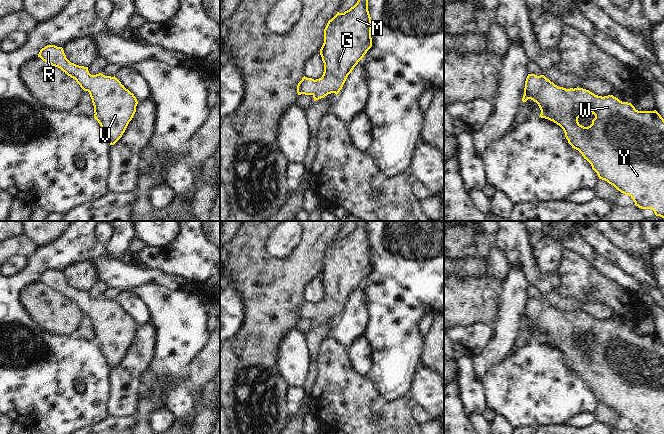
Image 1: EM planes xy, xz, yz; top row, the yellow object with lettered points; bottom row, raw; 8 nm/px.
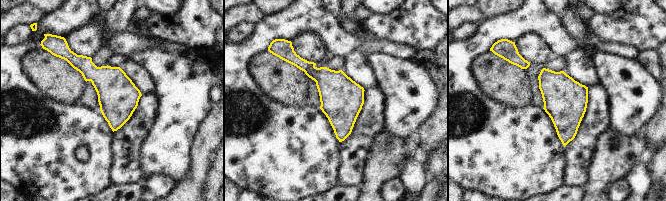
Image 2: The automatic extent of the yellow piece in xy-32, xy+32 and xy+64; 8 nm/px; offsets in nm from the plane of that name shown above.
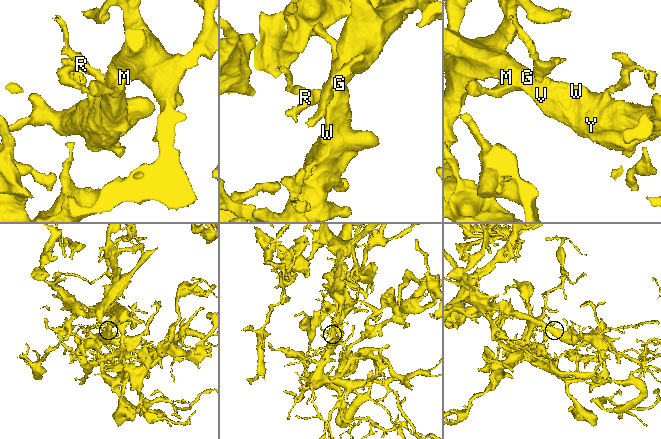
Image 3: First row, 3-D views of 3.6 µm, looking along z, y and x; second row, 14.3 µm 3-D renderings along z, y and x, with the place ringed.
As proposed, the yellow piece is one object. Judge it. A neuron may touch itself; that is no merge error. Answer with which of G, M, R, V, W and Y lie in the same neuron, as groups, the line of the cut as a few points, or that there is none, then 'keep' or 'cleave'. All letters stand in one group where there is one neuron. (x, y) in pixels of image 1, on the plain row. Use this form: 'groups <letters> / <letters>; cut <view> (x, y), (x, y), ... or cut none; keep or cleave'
groups G M R V W Y; cut none; keep

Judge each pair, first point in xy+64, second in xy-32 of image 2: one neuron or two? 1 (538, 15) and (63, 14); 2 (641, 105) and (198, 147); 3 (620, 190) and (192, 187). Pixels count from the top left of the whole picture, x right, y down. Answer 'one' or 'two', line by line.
1: one
2: two
3: two

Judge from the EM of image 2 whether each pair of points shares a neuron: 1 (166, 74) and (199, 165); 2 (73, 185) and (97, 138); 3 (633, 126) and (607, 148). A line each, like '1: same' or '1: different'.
1: different
2: same
3: different

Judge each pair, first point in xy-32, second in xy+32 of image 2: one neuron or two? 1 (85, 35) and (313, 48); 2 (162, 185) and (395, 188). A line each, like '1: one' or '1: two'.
1: one
2: one

